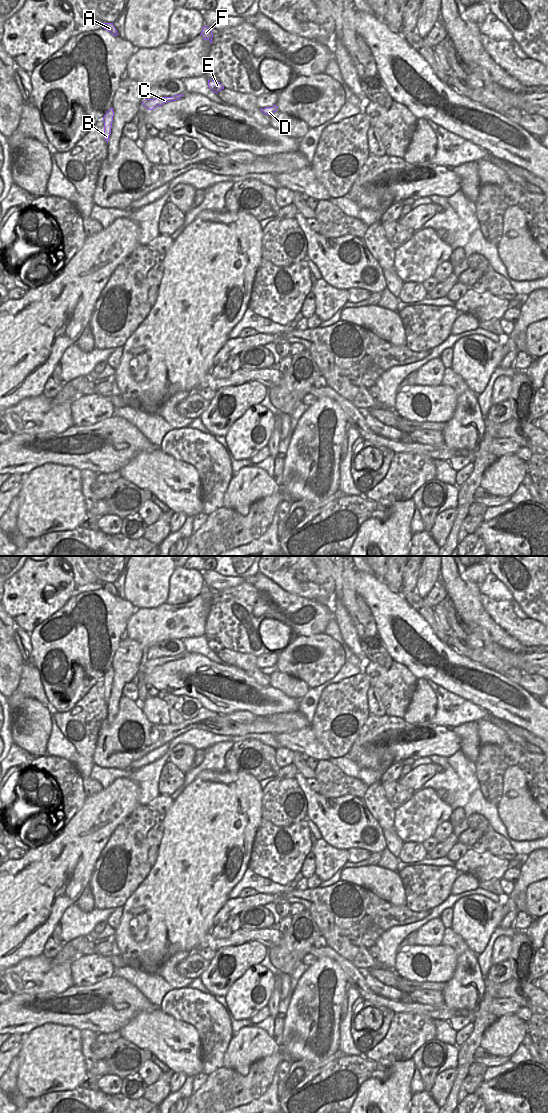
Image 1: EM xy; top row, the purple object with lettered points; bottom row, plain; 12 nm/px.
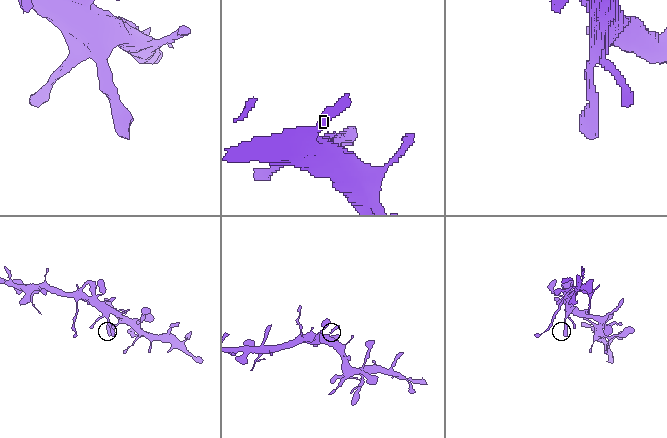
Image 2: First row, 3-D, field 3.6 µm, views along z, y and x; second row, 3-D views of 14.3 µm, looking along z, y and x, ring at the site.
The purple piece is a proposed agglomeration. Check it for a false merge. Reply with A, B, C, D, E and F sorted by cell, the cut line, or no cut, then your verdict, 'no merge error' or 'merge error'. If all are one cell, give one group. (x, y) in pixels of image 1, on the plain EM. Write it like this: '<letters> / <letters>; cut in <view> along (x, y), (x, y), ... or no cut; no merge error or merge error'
A C D E F / B; cut in xy along (112, 678), (105, 677), (103, 679); merge error

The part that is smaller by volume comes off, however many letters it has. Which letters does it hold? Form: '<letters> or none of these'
B.

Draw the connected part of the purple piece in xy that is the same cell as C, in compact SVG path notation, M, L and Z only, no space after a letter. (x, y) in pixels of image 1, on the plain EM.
M183 654L179 655L174 655L172 657L162 657L162 658L156 658L156 659L145 659L143 661L143 665L148 669L148 670L153 670L154 668L161 666L167 662L172 662L180 659L183 656Z

